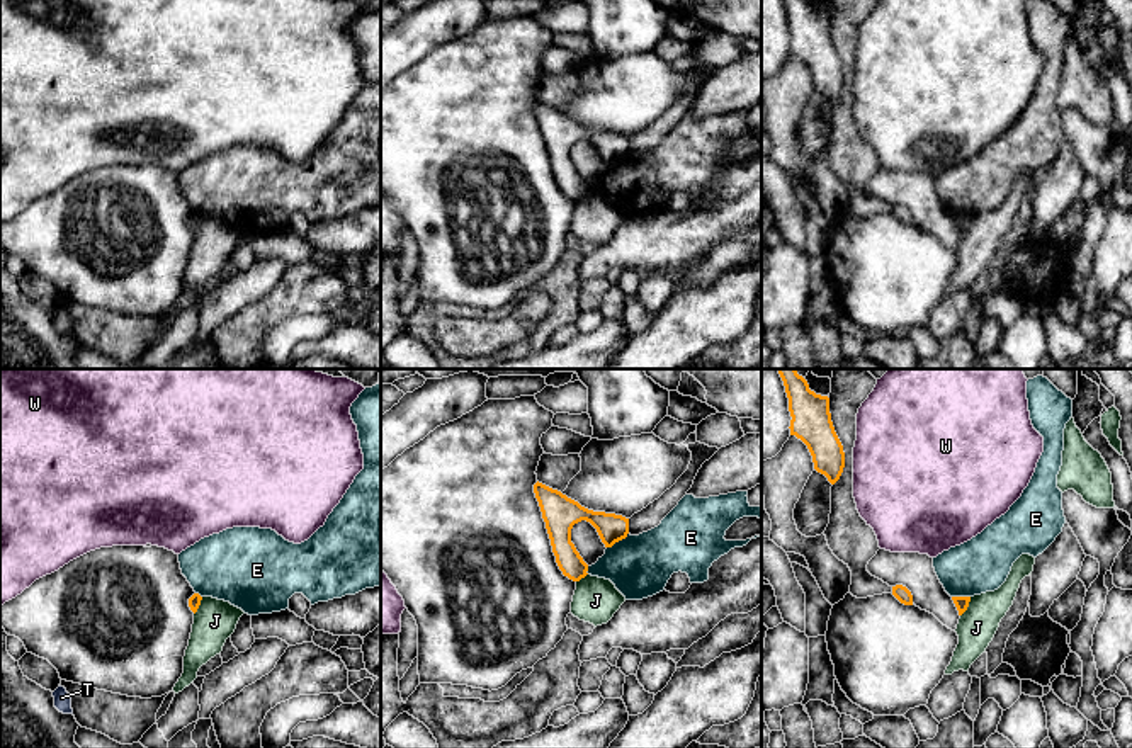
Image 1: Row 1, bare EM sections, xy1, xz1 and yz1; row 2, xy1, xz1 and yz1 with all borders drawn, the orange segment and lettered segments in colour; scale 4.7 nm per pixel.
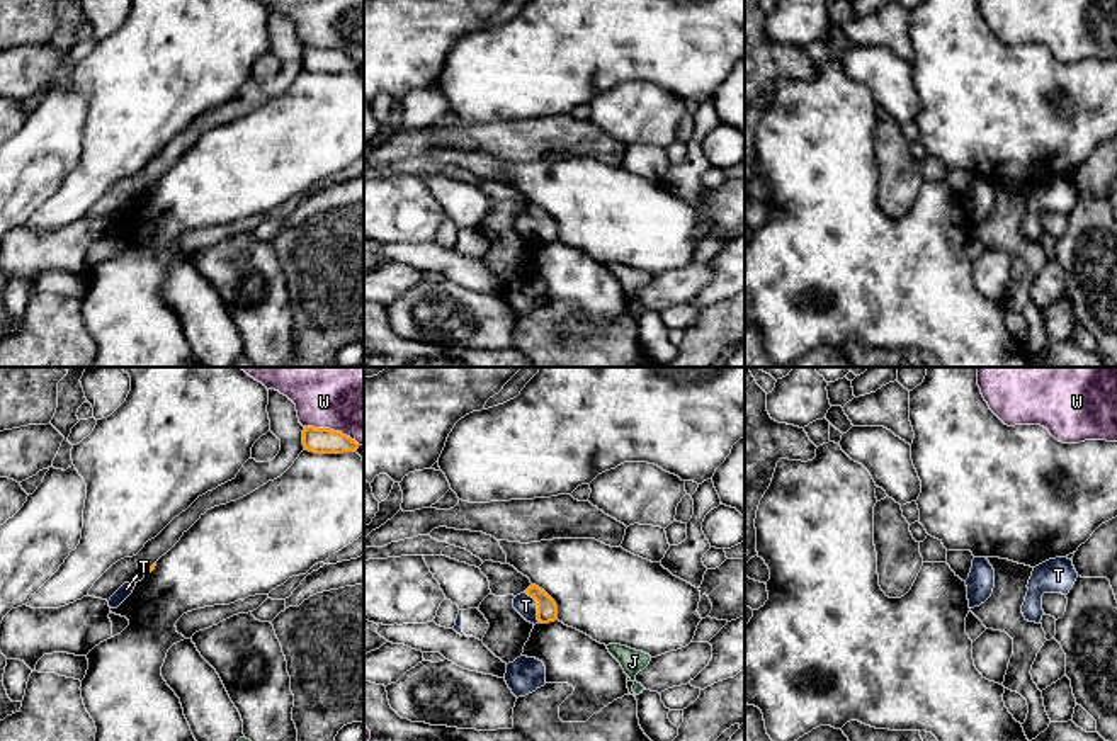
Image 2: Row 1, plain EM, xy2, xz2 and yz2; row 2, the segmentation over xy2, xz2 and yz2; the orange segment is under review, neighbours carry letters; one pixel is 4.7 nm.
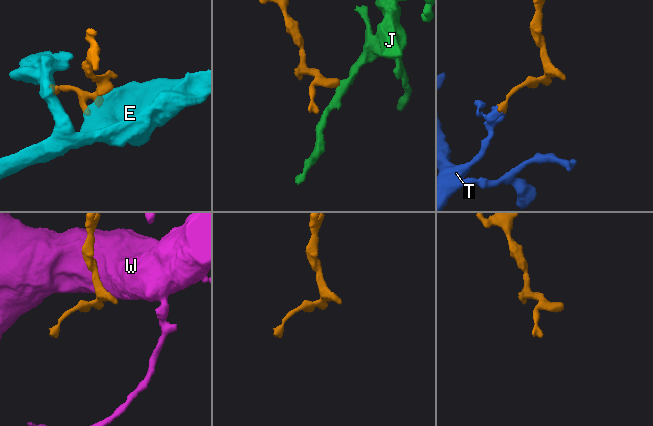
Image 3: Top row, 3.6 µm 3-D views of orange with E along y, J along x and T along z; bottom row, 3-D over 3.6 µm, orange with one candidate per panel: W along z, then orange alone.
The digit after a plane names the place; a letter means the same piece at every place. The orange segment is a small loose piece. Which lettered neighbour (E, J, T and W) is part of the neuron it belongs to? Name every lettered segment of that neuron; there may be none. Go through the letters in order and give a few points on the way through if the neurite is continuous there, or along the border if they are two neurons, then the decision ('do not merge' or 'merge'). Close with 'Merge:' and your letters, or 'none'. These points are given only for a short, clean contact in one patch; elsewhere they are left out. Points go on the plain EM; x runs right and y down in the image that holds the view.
E: do not merge
J: border yz1 (971, 216), (961, 235); do not merge
T: way xz2 (546, 226), (538, 226), (526, 225); merge
W: do not merge
Merge: T

